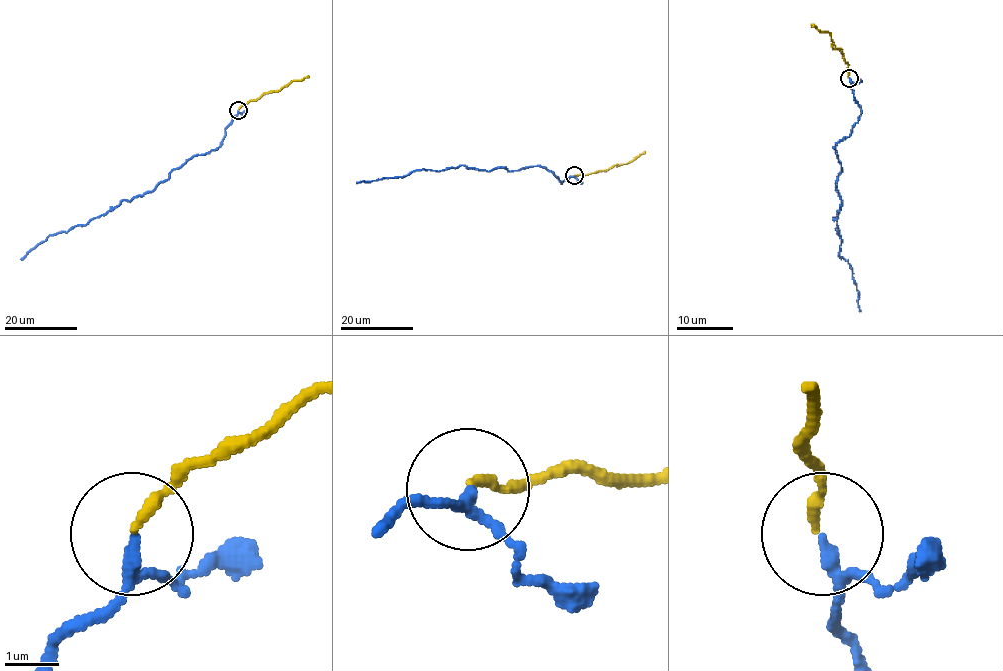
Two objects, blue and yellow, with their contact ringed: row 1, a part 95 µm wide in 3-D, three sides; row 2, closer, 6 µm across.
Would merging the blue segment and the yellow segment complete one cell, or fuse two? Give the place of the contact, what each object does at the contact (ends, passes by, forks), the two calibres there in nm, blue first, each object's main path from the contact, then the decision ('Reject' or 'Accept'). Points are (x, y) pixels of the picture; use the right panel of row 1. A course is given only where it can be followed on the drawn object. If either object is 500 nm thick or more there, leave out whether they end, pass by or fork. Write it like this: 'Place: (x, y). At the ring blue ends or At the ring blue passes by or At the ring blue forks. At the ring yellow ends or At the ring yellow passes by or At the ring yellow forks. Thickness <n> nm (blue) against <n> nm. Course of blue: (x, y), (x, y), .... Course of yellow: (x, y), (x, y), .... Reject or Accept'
Place: (849, 78). At the ring blue passes by. At the ring yellow ends. Thickness 160 nm (blue) against 170 nm. Course of blue: (849, 77), (860, 108), (848, 137), (834, 146), (842, 169), (837, 176), (842, 204), (832, 217), (860, 310). Course of yellow: (848, 77), (848, 63), (841, 51), (834, 49), (831, 35), (811, 24). Accept

